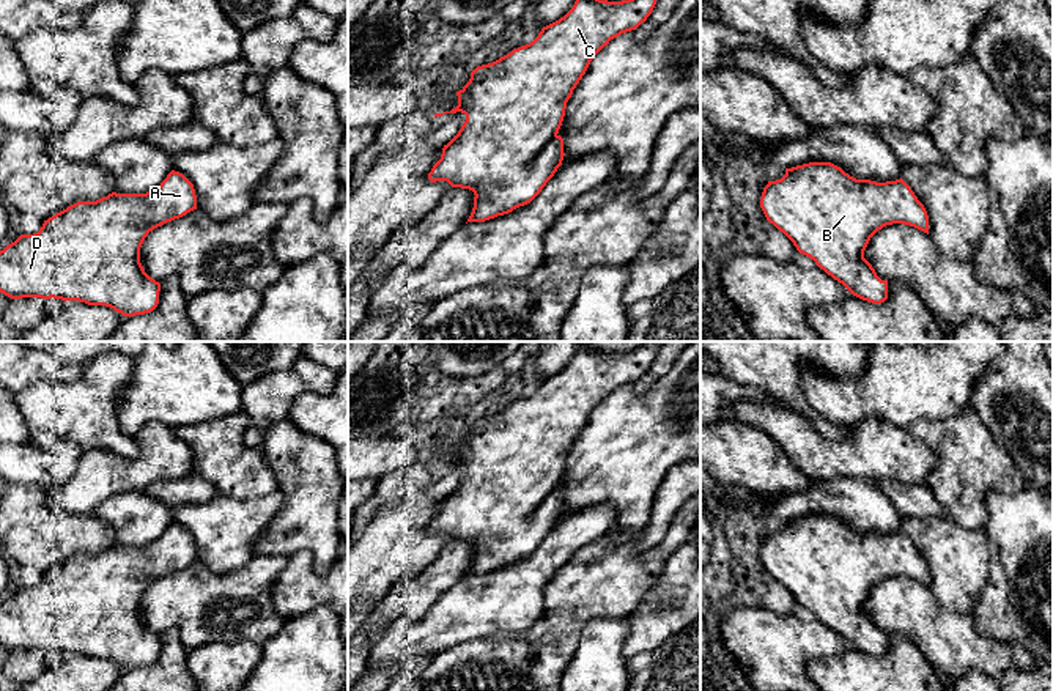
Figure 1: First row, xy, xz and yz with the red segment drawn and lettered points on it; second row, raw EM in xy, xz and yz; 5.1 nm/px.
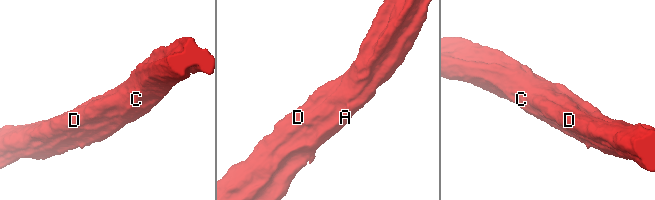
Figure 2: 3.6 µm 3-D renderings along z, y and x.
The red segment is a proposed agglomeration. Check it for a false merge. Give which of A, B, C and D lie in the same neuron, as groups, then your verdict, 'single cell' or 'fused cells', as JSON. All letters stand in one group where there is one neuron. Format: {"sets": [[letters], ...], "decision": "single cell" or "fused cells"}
{"sets": [["A", "B", "C", "D"]], "decision": "single cell"}

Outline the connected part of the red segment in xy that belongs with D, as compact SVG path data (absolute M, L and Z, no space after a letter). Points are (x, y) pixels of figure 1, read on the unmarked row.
M172 523L146 546L112 545L96 554L77 554L44 573L38 586L20 587L0 603L0 645L11 652L41 650L105 658L123 669L153 664L161 636L140 615L140 600L154 581L197 562L194 537Z

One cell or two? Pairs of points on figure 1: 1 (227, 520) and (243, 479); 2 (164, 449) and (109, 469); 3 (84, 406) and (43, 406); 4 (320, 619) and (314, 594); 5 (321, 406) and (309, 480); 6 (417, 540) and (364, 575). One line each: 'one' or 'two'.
1: two
2: one
3: one
4: two
5: two
6: one

